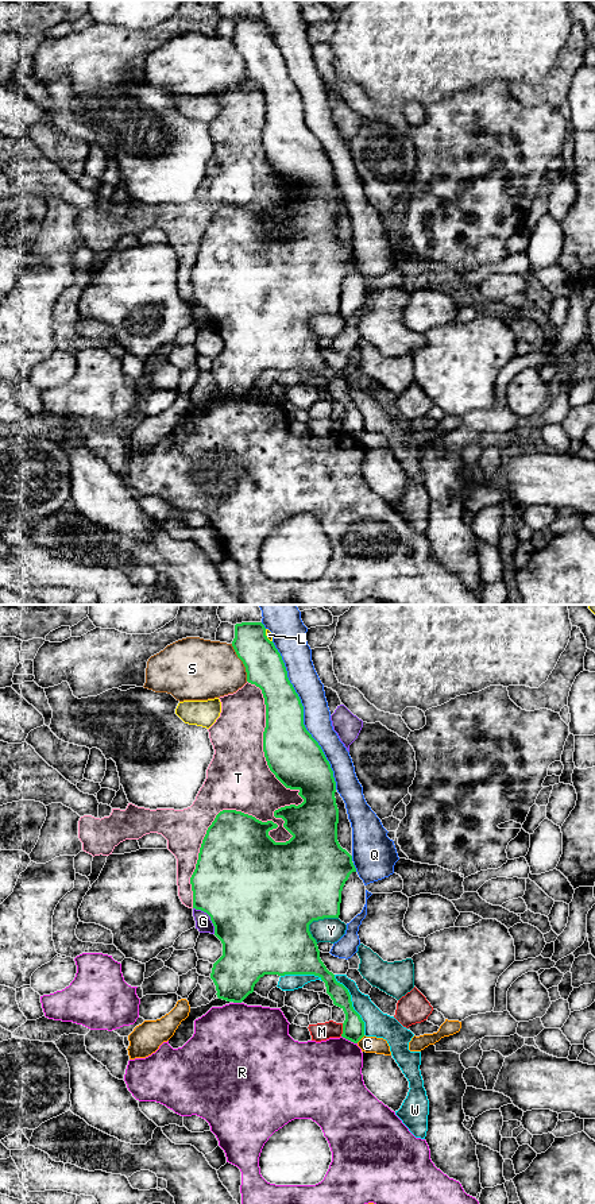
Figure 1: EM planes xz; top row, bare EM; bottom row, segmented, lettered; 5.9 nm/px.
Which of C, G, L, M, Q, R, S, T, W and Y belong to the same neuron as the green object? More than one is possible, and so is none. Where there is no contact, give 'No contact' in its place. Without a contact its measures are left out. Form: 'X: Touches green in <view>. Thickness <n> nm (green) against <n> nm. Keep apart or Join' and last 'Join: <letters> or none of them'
C: Touches green in xz. Thickness 130 nm (green) against 100 nm. Keep apart
G: Touches green in xz. Thickness 500 nm (green) against 100 nm. Keep apart
L: Touches green in xz. Thickness 220 nm (green) against 40 nm. Keep apart
M: Touches green in xz. Thickness 130 nm (green) against 110 nm. Keep apart
Q: Touches green in xz. Thickness 320 nm (green) against 160 nm. Keep apart
R: Touches green in xz. Thickness 130 nm (green) against 400 nm. Keep apart
S: Touches green in xz. Thickness 220 nm (green) against 360 nm. Keep apart
T: Touches green in xz. Thickness 460 nm (green) against 160 nm. Keep apart
W: Touches green in xz. Thickness 130 nm (green) against 150 nm. Keep apart
Y: Touches green in xz. Thickness 500 nm (green) against 140 nm. Keep apart
Join: none of them

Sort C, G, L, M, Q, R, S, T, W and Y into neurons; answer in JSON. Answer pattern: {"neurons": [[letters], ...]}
{"neurons": [["C"], ["G"], ["L"], ["M"], ["Q"], ["R"], ["S"], ["T"], ["W"], ["Y"]]}

